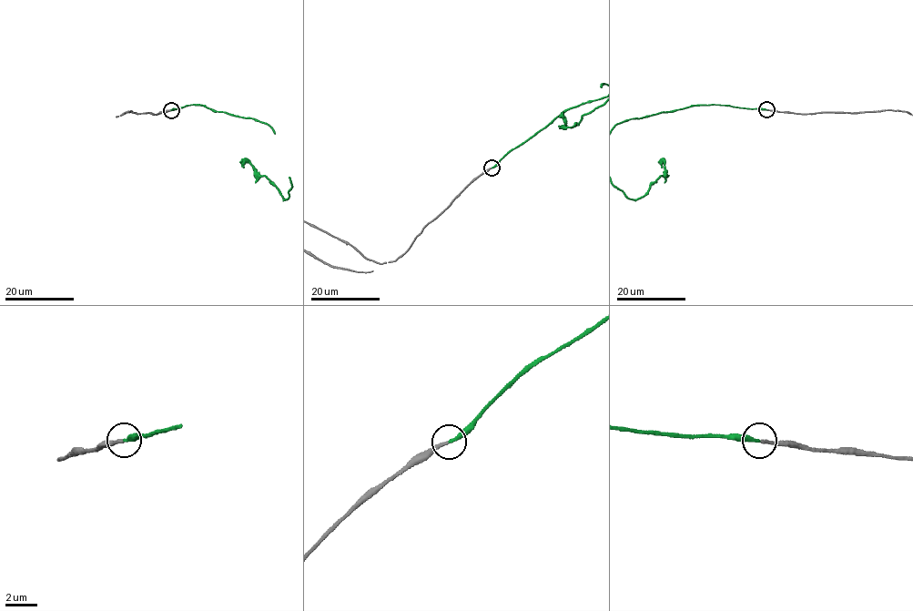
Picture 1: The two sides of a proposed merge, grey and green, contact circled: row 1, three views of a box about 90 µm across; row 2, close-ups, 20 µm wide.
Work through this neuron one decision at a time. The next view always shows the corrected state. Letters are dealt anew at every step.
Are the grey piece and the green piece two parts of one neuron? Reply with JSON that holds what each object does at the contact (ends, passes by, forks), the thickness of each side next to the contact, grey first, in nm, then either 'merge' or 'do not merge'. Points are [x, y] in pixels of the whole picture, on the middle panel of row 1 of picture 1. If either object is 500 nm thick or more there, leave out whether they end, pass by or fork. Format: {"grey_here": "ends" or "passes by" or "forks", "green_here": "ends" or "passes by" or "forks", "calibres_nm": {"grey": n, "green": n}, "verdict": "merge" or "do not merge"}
{"grey_here": "ends", "green_here": "ends", "calibres_nm": {"grey": 190, "green": 220}, "verdict": "merge"}

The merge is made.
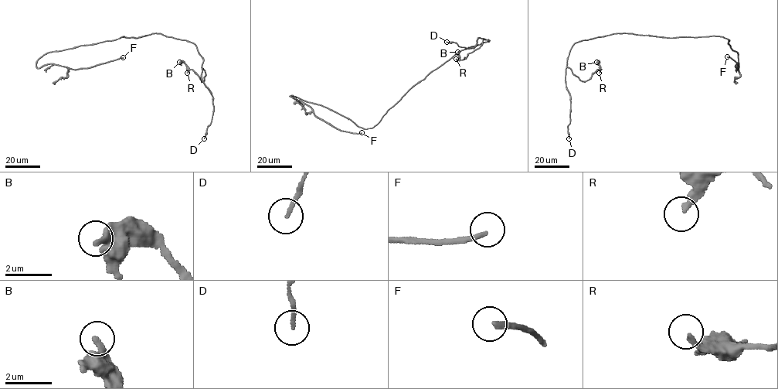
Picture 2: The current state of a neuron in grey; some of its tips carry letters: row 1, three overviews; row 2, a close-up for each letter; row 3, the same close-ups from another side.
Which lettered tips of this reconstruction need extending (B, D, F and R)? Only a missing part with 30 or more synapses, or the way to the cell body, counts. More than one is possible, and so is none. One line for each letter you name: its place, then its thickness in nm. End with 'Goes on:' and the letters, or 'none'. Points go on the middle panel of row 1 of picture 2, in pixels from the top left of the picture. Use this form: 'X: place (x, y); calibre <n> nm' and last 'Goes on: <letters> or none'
F: place (361, 132); calibre 220 nm
Goes on: F

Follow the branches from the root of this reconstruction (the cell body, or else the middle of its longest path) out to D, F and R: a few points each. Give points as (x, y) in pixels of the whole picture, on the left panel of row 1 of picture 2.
D: (133, 37), (160, 33), (195, 46), (203, 59), (201, 80), (212, 95), (213, 106), (212, 121), (204, 138)
F: (133, 37), (120, 36), (111, 41), (49, 52), (38, 59), (36, 67), (54, 63), (76, 69), (123, 57)
R: (133, 37), (160, 33), (194, 43), (203, 59), (202, 67), (205, 74), (201, 81), (191, 69), (187, 73)

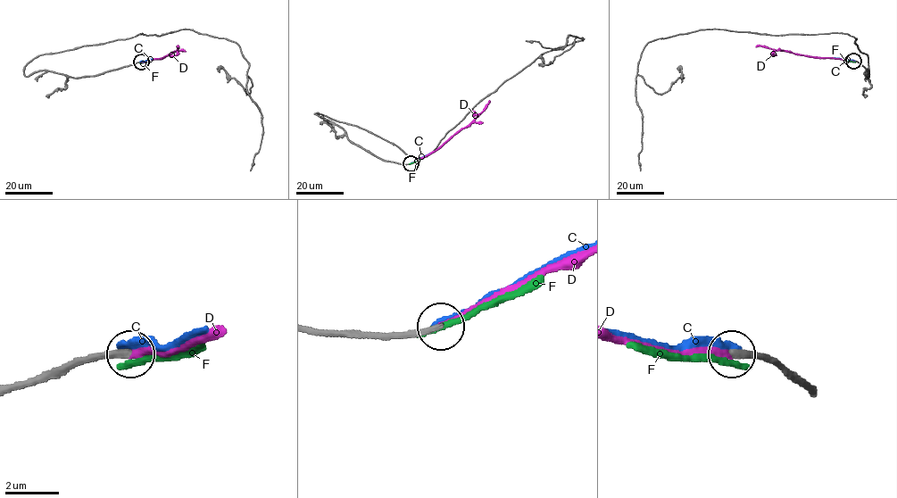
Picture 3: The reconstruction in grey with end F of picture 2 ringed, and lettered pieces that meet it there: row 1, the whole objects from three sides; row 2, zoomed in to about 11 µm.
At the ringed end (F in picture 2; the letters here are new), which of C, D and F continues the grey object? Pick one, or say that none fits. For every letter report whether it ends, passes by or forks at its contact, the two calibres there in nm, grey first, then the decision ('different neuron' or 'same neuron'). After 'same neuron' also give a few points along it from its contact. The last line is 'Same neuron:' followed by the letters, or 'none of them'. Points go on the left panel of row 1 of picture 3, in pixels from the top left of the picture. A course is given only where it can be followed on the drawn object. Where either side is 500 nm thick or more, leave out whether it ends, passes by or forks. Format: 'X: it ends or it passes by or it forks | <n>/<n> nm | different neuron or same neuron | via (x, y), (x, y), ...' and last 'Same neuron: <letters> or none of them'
C: it ends | 280/240 nm | different neuron
D: it ends | 240/200 nm | same neuron | via (141, 62), (161, 59), (176, 51), (178, 46)
F: it ends | 240/280 nm | different neuron
Same neuron: D

